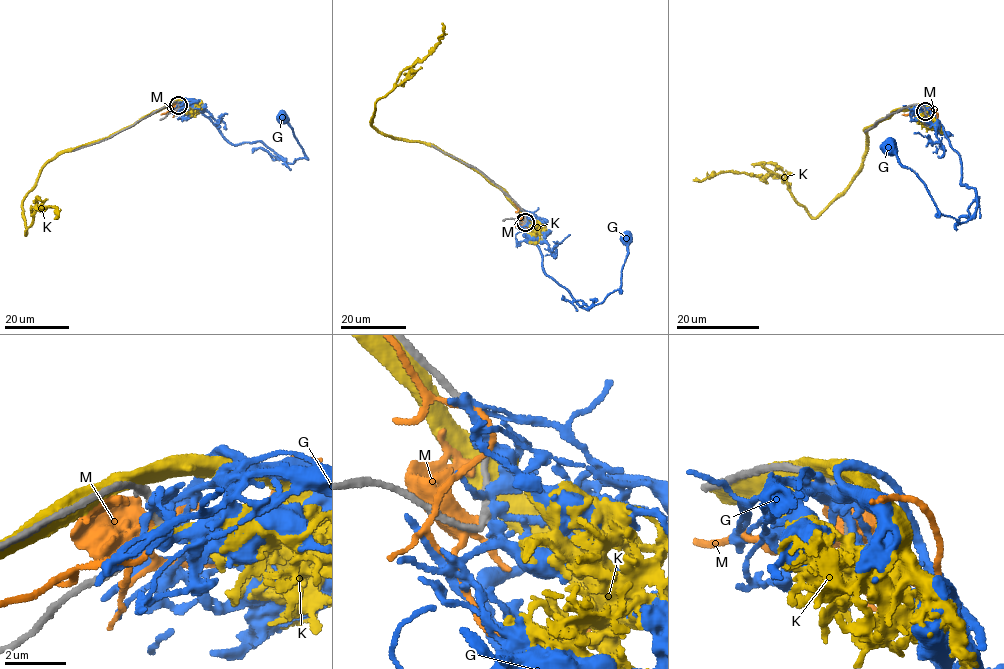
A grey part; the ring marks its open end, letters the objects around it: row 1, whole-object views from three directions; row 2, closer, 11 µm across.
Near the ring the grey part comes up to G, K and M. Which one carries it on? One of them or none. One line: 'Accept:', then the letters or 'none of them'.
Accept: G

